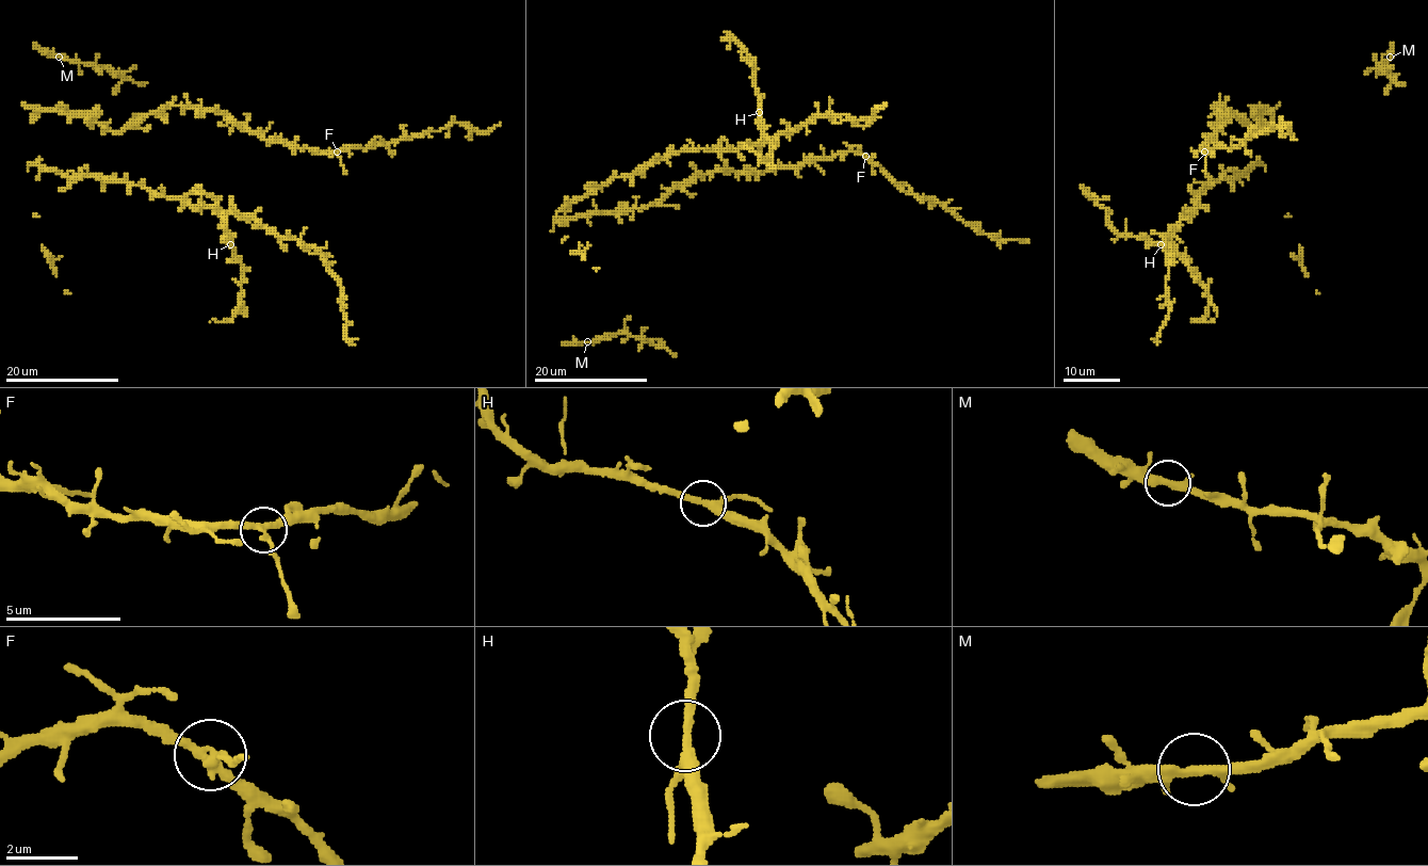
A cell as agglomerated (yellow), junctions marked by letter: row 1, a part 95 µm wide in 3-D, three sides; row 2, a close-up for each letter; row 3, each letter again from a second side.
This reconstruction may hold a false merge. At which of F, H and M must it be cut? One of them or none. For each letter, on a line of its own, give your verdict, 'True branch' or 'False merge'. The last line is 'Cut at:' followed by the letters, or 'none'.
F: True branch
H: True branch
M: True branch
Cut at: none

